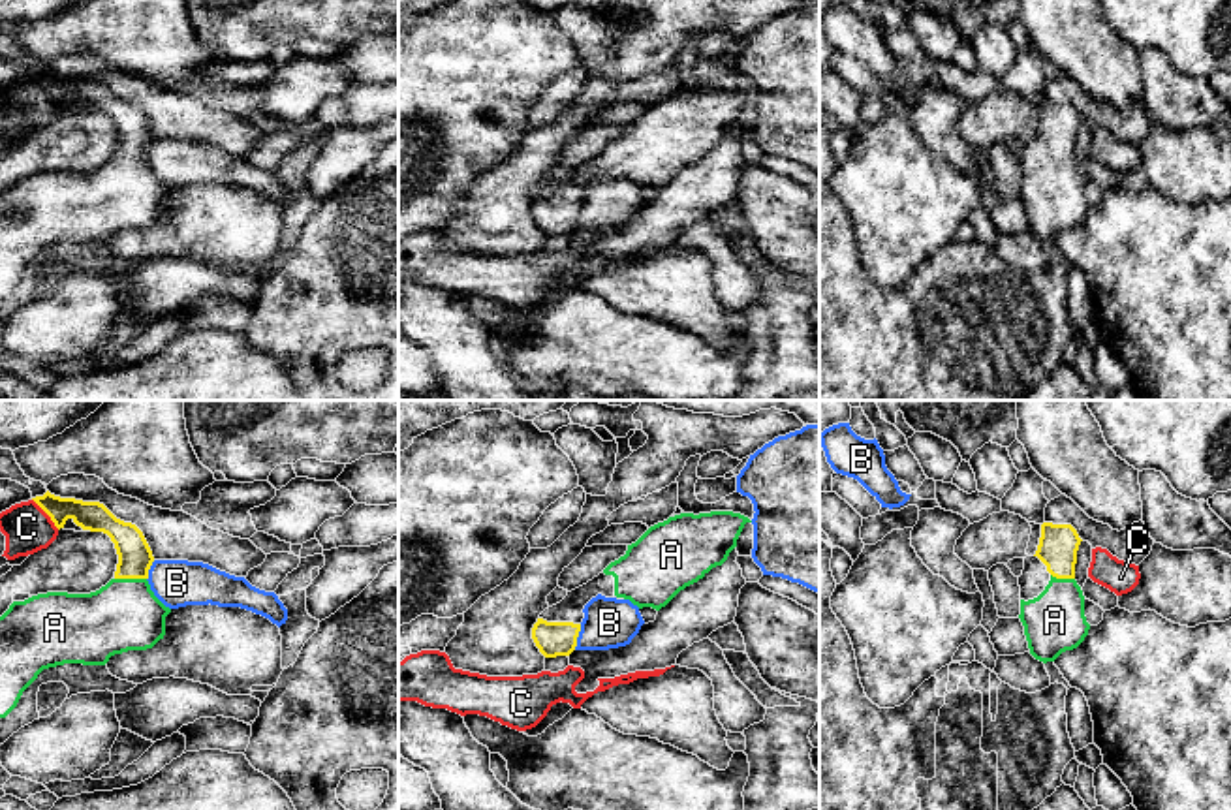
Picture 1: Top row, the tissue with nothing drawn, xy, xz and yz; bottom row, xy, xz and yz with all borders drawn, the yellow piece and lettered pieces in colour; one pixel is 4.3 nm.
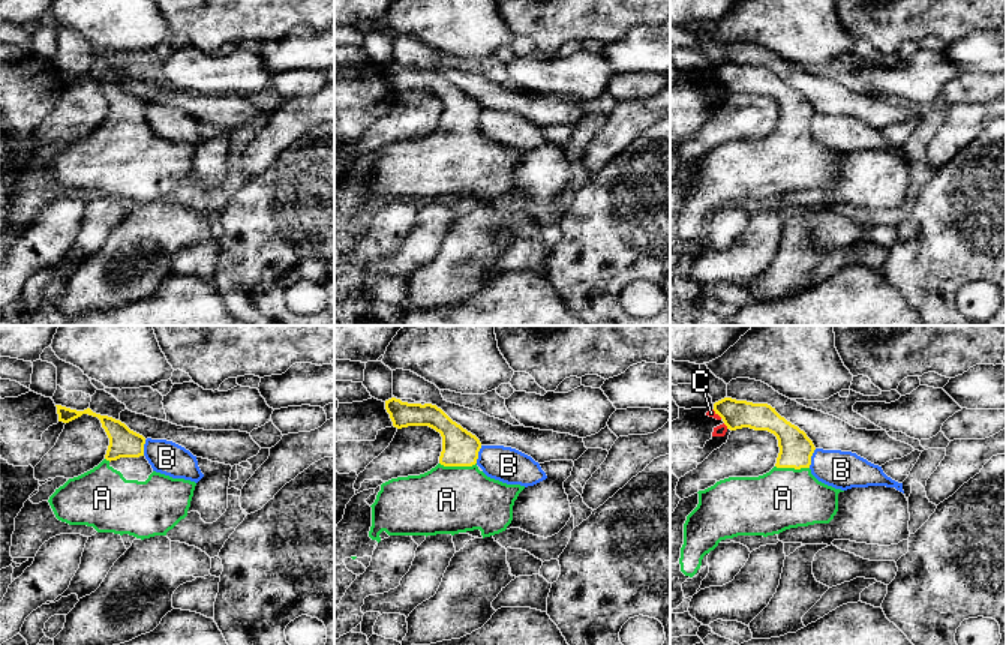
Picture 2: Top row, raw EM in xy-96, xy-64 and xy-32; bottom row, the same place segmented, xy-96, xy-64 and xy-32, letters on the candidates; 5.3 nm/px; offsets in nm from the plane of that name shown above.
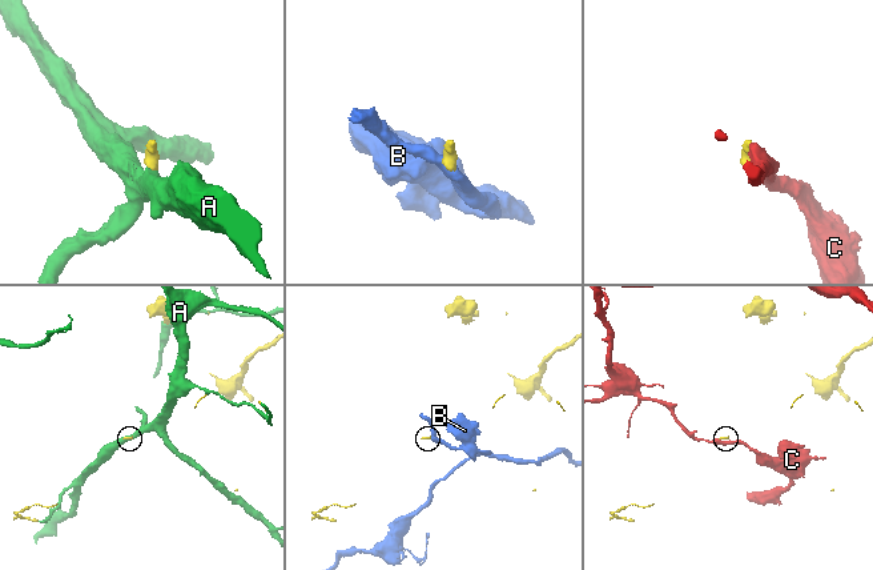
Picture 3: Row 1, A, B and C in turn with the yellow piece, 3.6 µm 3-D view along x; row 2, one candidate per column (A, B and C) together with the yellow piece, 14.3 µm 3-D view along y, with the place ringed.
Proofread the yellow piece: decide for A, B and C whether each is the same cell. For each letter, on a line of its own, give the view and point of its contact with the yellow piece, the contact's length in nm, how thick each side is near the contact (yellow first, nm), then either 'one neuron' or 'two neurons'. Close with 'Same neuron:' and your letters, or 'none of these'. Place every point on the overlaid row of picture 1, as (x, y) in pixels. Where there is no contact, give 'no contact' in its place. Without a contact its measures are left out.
A: contact xy (130, 577); length 140 nm; calibres 140 and 300 nm; one neuron
B: contact xz (577, 636); length 120 nm; calibres 150 and 220 nm; two neurons
C: contact xy (46, 512); length 180 nm; calibres 130 and 200 nm; two neurons
Same neuron: A

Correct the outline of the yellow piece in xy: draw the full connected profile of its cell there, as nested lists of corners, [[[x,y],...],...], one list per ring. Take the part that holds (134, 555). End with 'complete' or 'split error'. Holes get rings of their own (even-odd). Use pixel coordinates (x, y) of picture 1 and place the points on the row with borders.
[[[49,491],[32,500],[58,530],[71,519],[83,530],[107,534],[115,543],[118,564],[115,577],[96,592],[38,594],[24,601],[13,601],[0,616],[0,718],[6,718],[17,707],[23,692],[43,669],[64,663],[105,665],[115,654],[152,648],[164,639],[165,616],[171,613],[150,590],[147,579],[154,556],[135,524],[117,519],[100,502],[60,498]]]; split error

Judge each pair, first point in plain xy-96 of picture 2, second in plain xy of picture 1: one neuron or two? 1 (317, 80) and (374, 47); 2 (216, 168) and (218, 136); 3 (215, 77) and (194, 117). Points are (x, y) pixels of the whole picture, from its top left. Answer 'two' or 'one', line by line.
1: two
2: two
3: two

